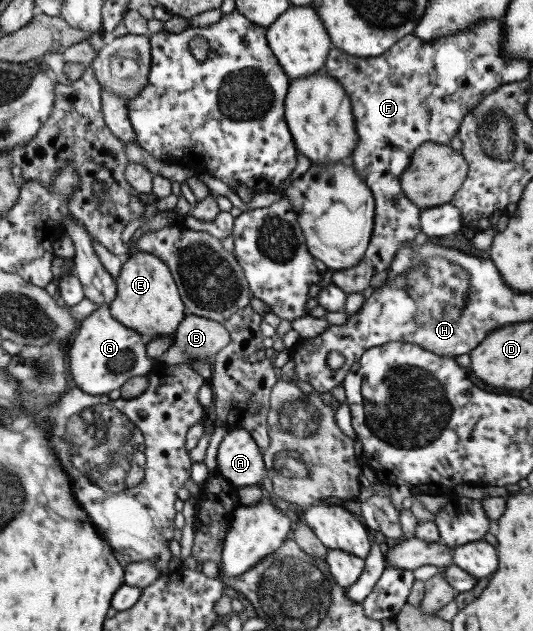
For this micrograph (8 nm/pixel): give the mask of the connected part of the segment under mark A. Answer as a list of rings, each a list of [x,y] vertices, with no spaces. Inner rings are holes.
[[[235,428],[222,437],[216,453],[217,472],[235,489],[257,485],[266,476],[261,452],[249,432]]]

